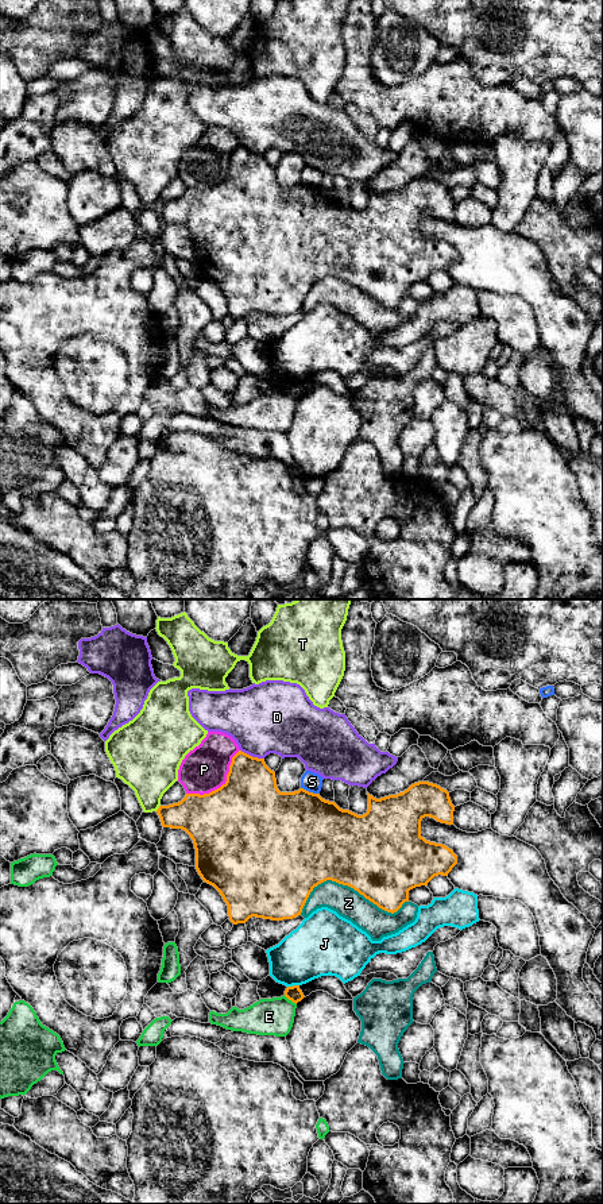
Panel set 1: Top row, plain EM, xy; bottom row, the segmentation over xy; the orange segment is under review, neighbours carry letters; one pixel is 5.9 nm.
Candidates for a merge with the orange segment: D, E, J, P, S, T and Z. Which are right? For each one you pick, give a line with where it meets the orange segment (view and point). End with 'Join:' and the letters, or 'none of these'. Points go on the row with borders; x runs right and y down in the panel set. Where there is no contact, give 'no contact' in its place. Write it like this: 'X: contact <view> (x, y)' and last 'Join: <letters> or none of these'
Join: none of these

